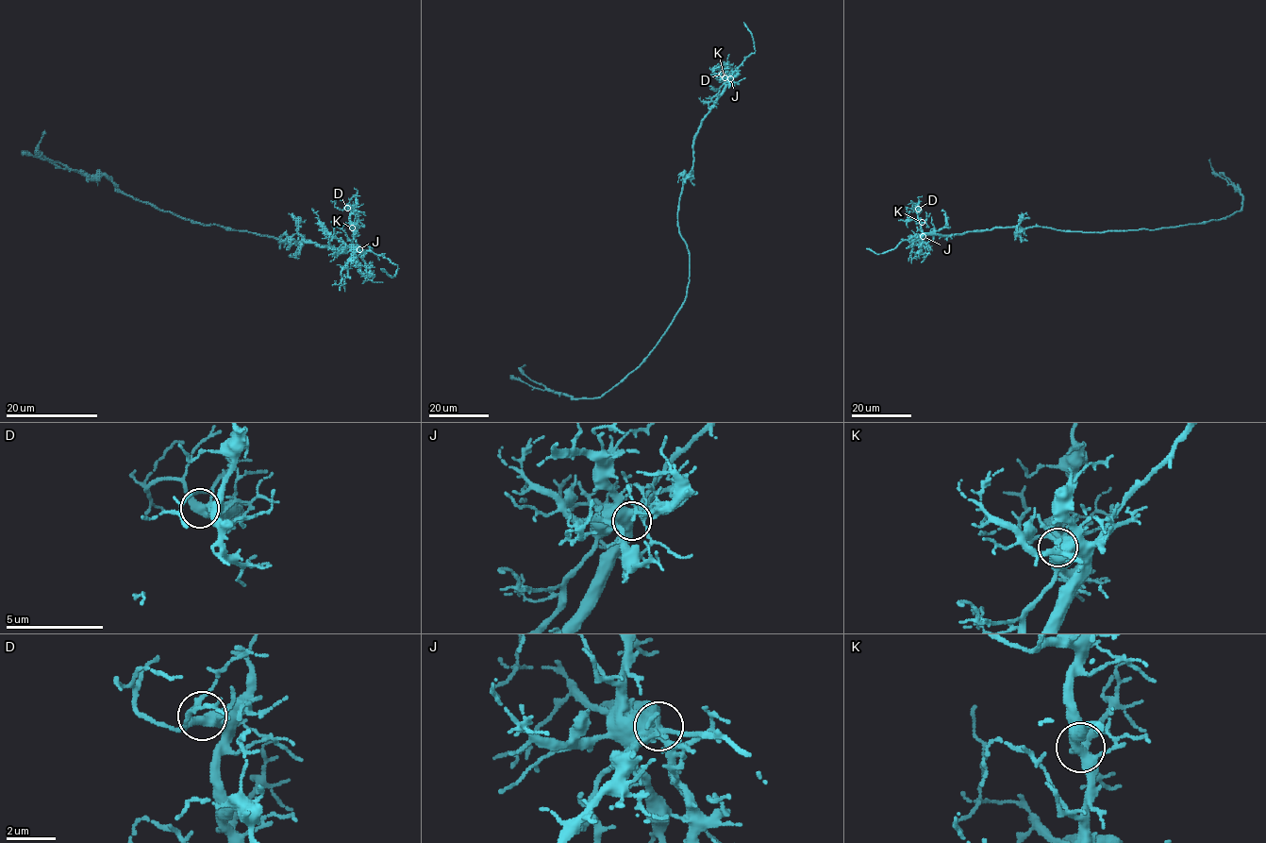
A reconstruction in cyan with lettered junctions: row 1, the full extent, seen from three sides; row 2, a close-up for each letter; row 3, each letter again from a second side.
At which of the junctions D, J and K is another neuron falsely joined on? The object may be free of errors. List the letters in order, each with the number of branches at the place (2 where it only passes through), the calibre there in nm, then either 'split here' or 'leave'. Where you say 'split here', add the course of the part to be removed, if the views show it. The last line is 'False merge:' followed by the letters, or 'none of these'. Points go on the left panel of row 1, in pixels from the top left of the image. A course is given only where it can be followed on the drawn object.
D: 4 | 360 nm | leave
J: 4 | 550 nm | leave
K: 4 | 360 nm | leave
False merge: none of these

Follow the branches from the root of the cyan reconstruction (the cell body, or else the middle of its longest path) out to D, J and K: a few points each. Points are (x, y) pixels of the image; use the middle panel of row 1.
D: (689, 265), (689, 250), (679, 231), (678, 203), (683, 178), (692, 166), (695, 134), (724, 87), (722, 74)
J: (689, 265), (689, 250), (677, 221), (683, 178), (692, 166), (694, 137), (701, 120), (730, 78)
K: (689, 265), (689, 250), (677, 221), (683, 178), (692, 166), (695, 134), (701, 120), (724, 87), (724, 77)

